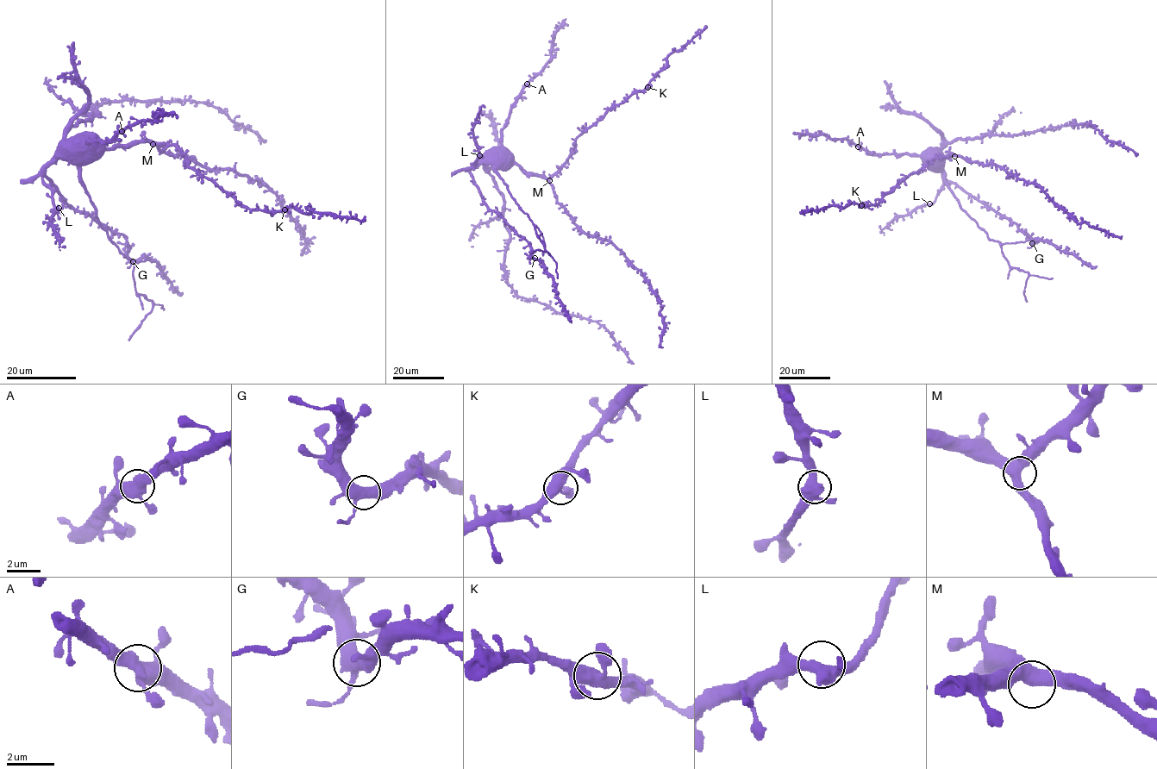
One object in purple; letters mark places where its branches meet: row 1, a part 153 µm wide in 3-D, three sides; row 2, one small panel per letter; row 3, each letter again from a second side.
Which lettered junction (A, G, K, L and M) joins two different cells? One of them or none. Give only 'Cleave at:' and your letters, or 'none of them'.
Cleave at: none of them

